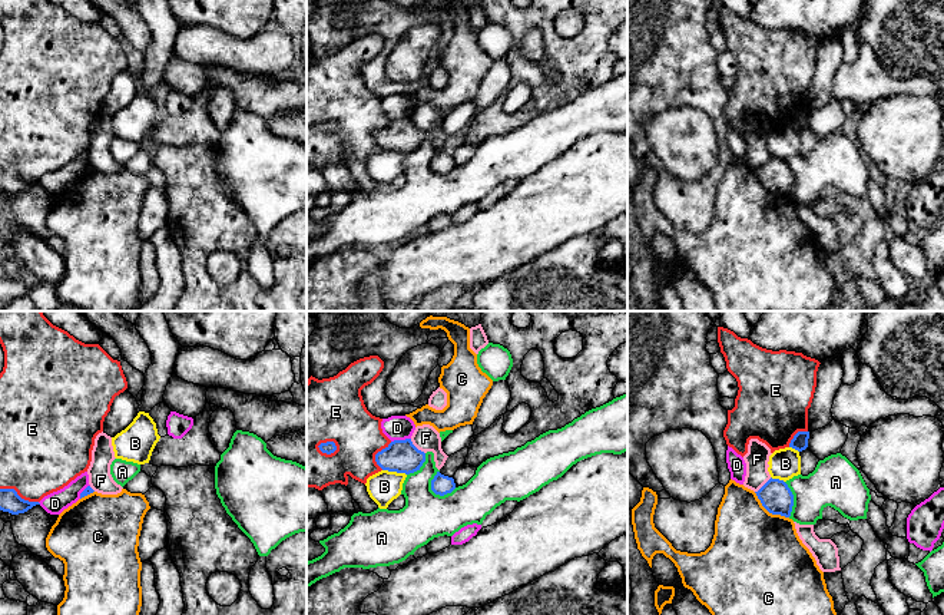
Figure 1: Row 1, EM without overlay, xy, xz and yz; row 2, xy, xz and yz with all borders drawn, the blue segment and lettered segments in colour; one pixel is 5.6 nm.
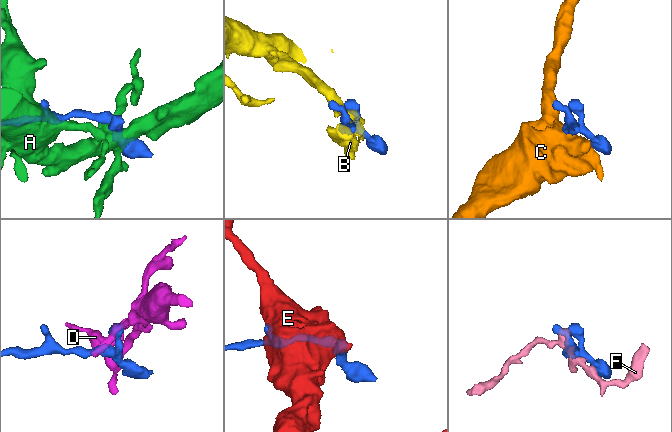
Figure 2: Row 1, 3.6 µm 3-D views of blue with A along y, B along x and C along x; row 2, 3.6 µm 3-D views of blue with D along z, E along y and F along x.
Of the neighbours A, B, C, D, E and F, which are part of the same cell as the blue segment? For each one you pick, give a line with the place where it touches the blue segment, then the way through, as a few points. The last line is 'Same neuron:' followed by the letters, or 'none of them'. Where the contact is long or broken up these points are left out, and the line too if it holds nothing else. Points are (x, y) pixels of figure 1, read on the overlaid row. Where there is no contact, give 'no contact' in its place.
Same neuron: none of them

